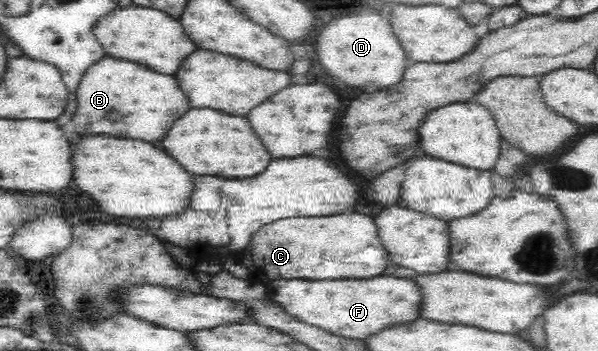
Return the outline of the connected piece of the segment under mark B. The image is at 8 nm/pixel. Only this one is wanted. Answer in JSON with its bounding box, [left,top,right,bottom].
[72,57,188,143]

